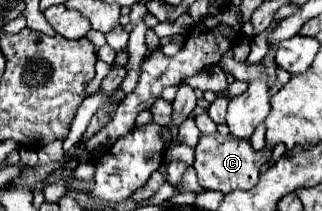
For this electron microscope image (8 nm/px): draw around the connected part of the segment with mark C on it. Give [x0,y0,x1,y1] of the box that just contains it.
[195,133,271,193]

